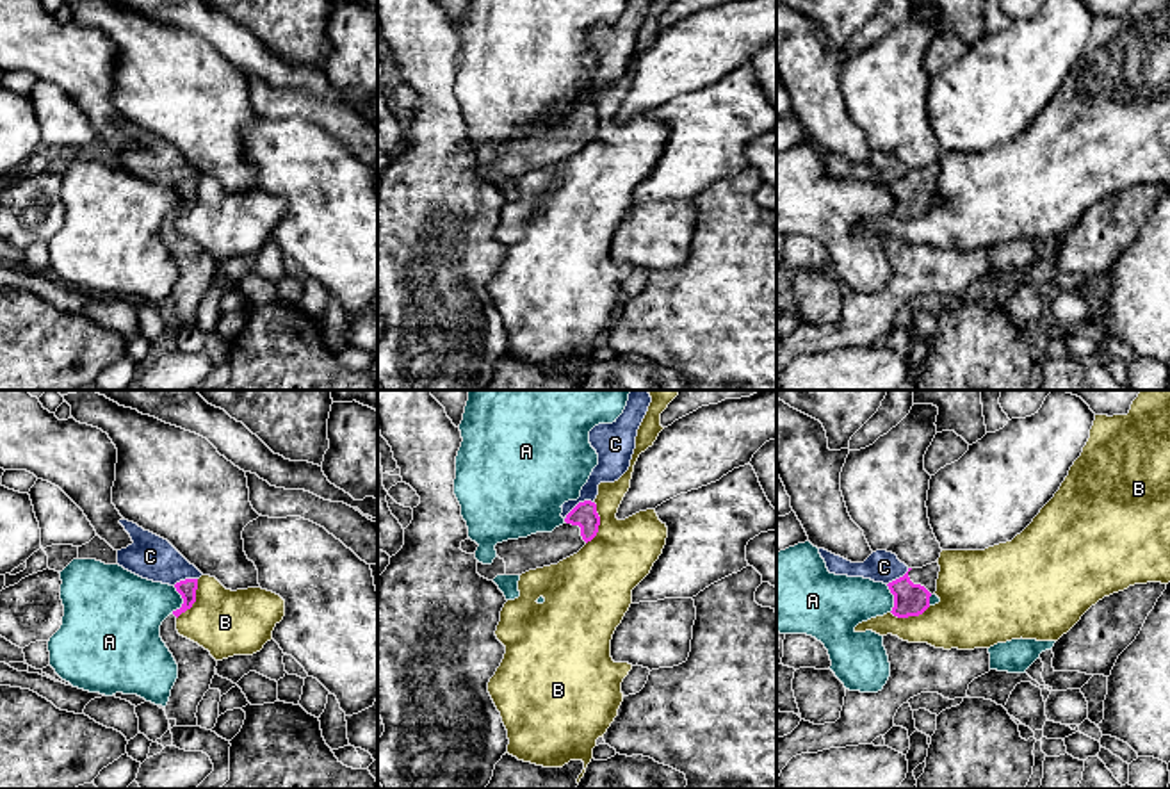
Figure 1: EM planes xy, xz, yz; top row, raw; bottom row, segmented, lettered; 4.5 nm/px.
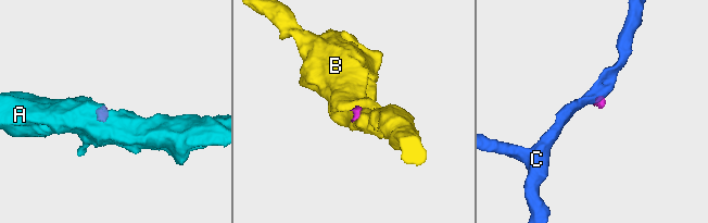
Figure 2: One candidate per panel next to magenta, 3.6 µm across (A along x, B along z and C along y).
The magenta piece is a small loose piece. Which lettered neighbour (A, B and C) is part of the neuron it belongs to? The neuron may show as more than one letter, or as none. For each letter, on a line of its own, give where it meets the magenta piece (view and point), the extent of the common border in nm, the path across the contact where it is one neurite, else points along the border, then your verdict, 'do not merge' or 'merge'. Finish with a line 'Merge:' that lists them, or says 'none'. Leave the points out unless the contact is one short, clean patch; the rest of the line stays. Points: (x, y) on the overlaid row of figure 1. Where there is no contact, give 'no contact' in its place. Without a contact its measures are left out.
A: xy (184, 601) | 130 nm | along xy (173, 586), (182, 604), (171, 613) | do not merge
B: xy (194, 601) | 200 nm | along xy (198, 579), (194, 602), (177, 618) | do not merge
C: xz (577, 504) | 160 nm | along xz (593, 501), (581, 501), (565, 519) | do not merge
Merge: none

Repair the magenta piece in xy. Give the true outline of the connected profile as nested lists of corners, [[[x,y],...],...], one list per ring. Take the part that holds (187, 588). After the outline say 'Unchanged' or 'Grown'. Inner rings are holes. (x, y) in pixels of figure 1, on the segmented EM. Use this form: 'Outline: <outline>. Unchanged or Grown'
Outline: [[[185,579],[175,584],[176,591],[182,595],[183,604],[180,609],[173,611],[173,614],[178,618],[182,613],[192,607],[196,602],[196,590],[198,590],[198,579]]]. Unchanged

